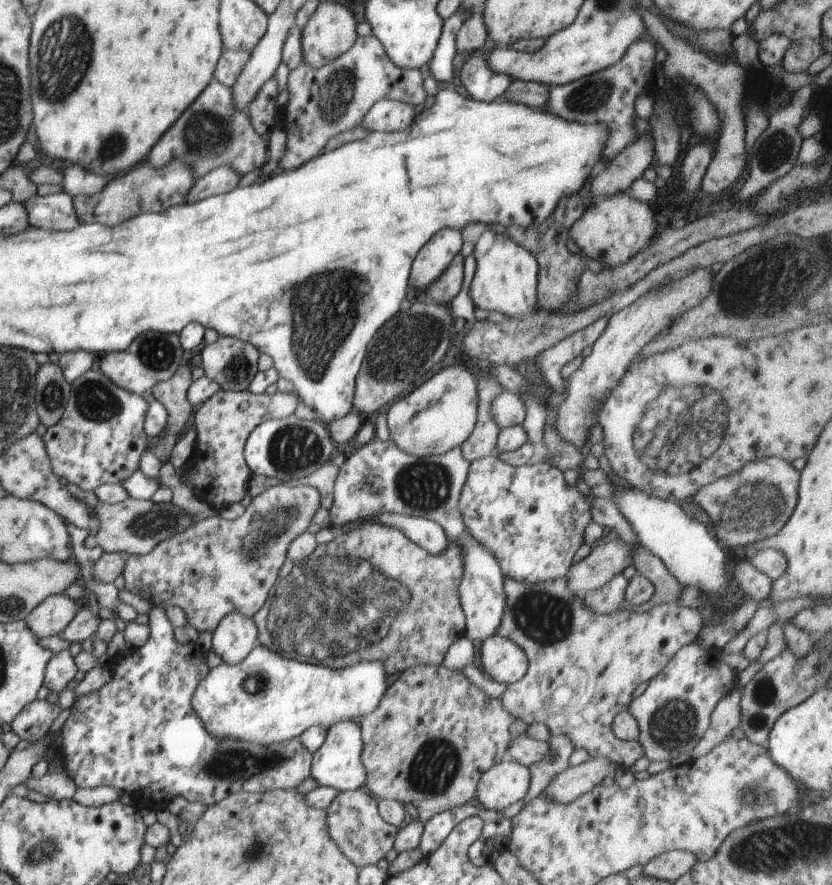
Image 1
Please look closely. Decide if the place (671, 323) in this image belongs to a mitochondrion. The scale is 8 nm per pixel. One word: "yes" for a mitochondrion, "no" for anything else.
no

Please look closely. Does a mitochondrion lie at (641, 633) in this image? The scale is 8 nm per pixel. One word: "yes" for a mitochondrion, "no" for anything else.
no

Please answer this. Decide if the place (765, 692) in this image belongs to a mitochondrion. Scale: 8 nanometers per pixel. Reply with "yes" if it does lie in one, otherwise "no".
yes

